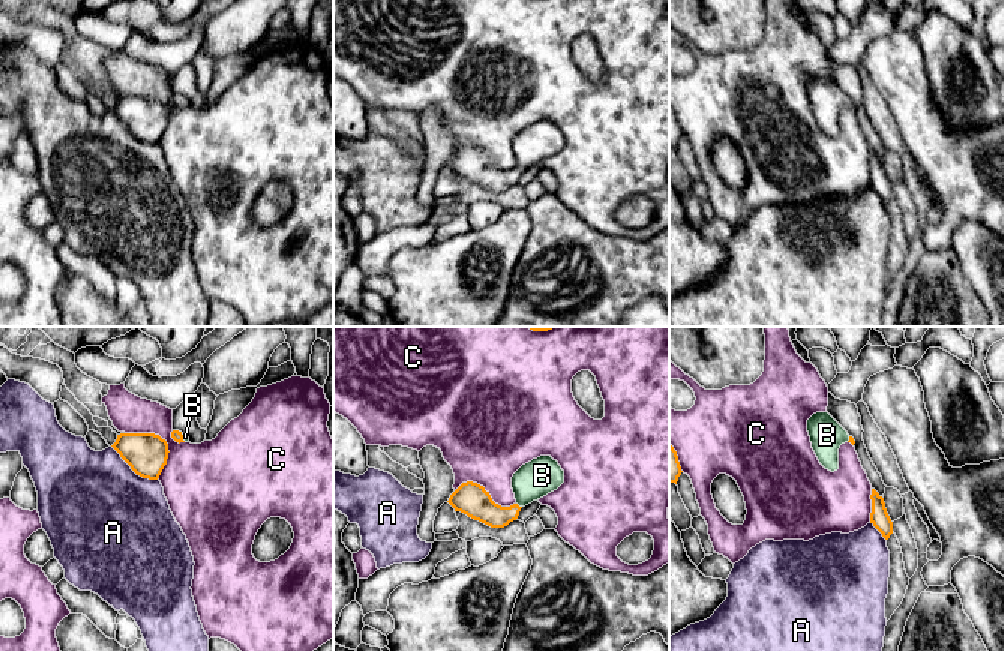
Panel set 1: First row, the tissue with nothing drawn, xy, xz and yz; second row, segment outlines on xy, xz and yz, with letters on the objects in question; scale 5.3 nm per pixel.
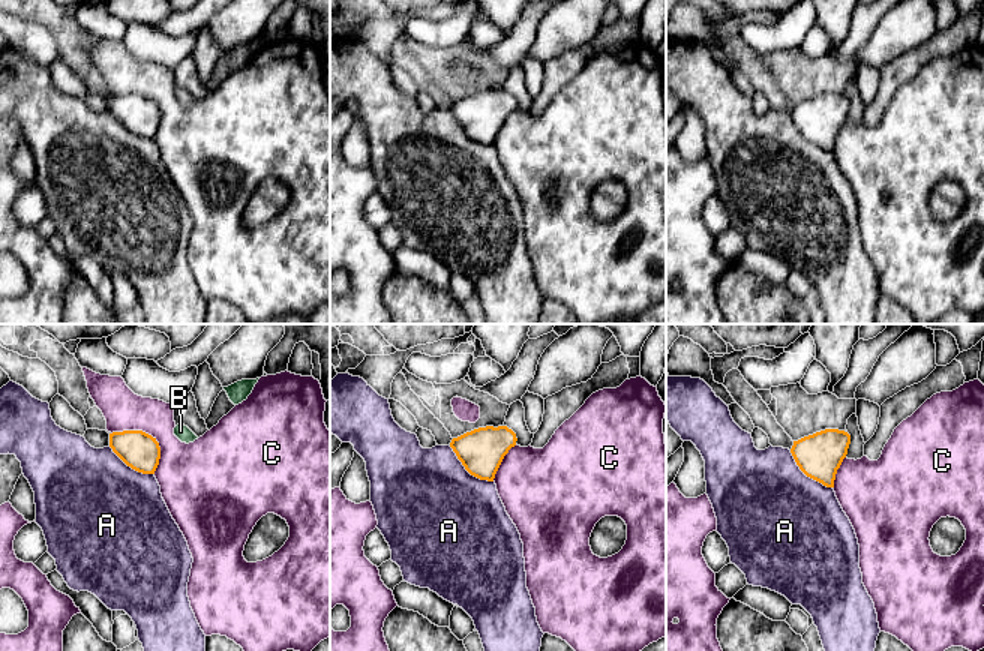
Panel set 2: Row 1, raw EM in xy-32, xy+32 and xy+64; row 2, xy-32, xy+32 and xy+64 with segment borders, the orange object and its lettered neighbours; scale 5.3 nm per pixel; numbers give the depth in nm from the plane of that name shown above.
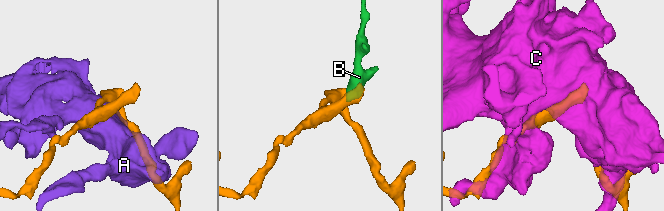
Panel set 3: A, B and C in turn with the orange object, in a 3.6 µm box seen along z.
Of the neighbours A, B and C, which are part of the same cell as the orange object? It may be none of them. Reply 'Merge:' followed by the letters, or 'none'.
Merge: B

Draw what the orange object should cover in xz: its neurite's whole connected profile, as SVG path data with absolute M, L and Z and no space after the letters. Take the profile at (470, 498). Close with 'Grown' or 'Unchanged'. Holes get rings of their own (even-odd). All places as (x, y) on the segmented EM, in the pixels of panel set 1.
M540 456L522 465L512 477L516 502L510 507L495 504L483 486L462 483L449 498L455 512L491 528L504 528L516 520L522 507L557 490L564 483L564 471L551 456Z. Grown

